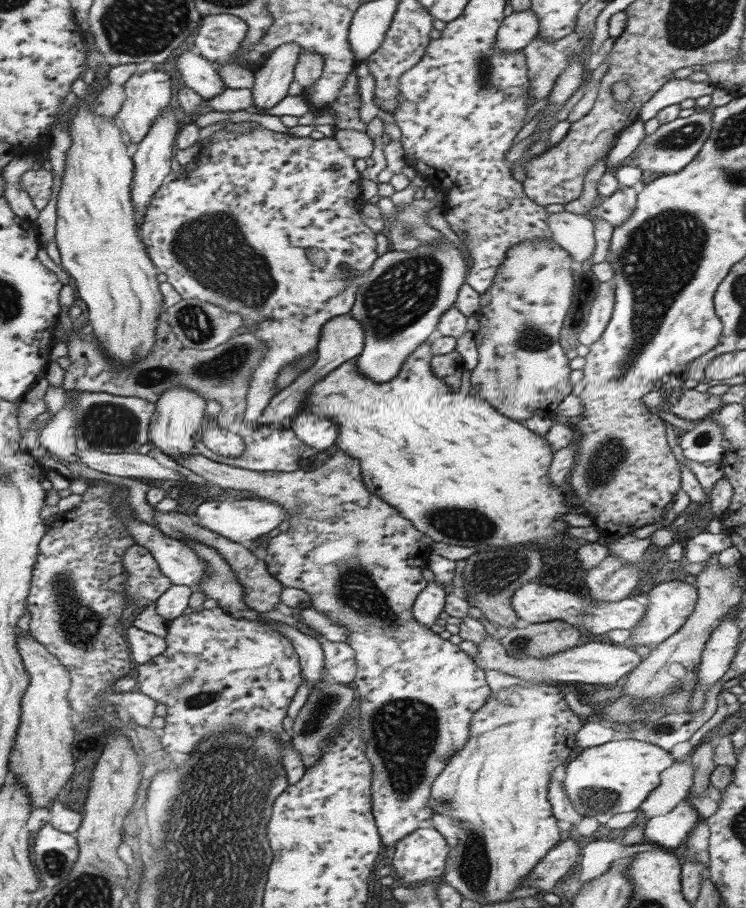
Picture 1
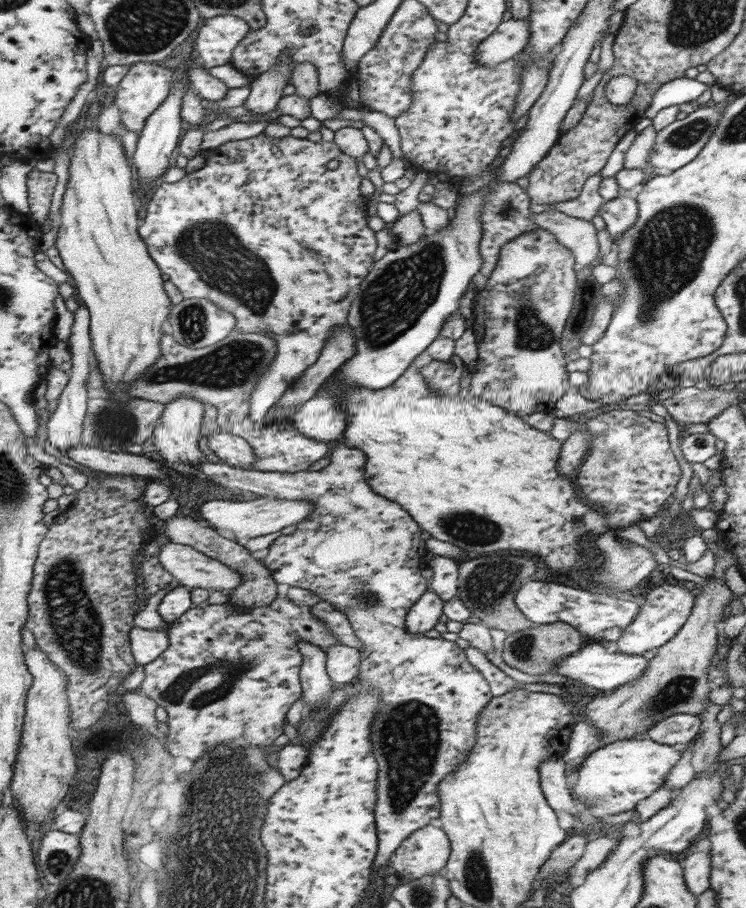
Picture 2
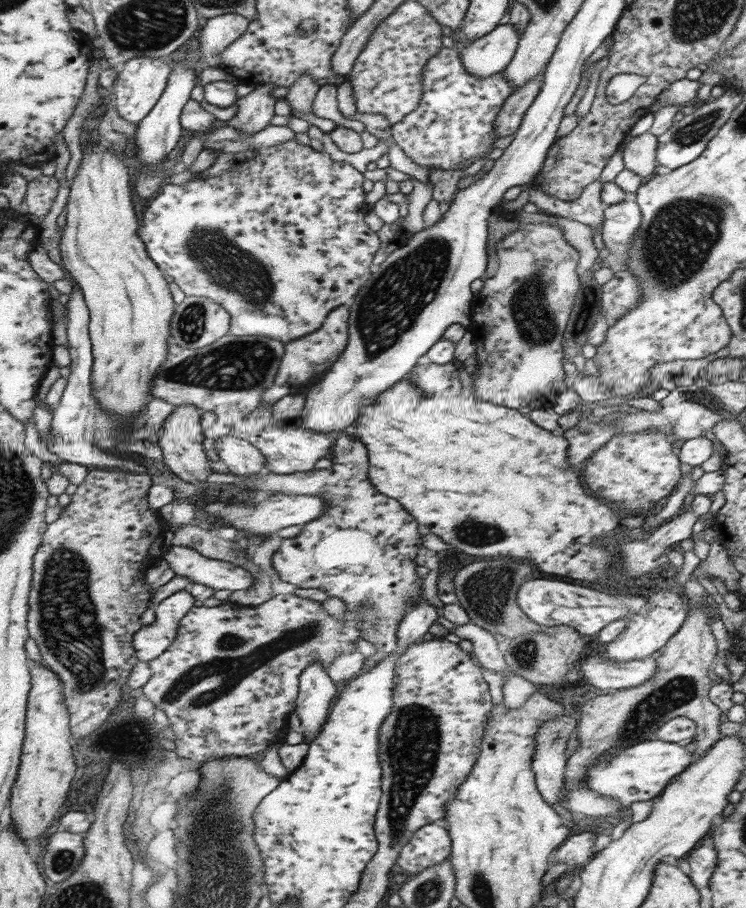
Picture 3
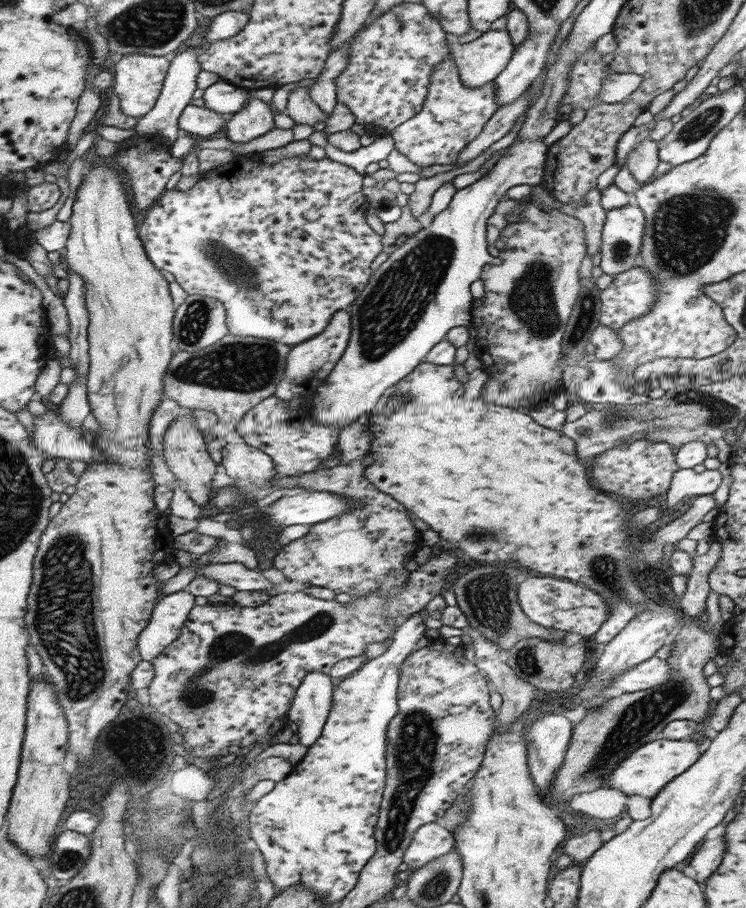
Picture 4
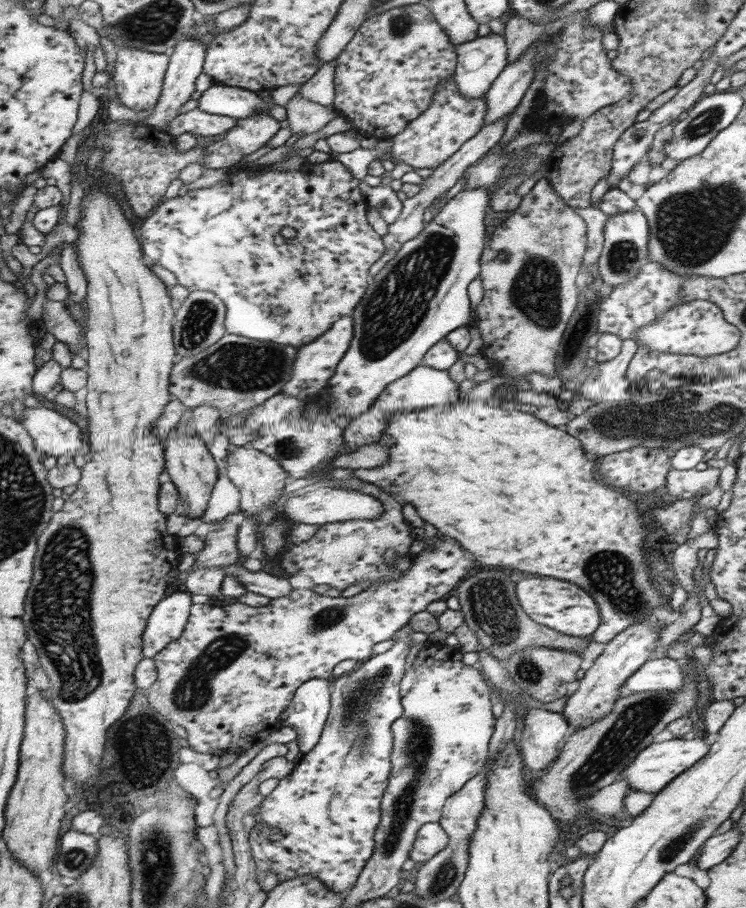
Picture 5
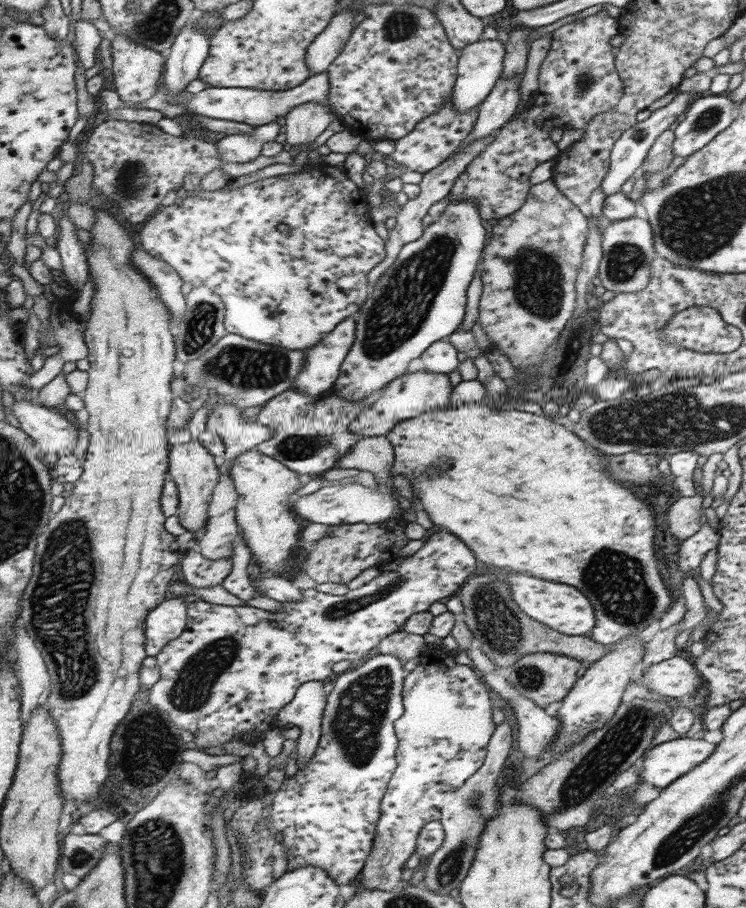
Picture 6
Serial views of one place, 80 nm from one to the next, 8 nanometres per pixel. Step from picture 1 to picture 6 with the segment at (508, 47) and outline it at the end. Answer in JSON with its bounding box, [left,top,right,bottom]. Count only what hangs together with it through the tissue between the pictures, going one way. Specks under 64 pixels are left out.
[451,39,504,114]

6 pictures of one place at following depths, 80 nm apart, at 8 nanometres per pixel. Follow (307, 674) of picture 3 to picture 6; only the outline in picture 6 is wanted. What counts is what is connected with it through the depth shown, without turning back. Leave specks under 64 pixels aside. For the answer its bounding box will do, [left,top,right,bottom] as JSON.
[278,681,328,769]

